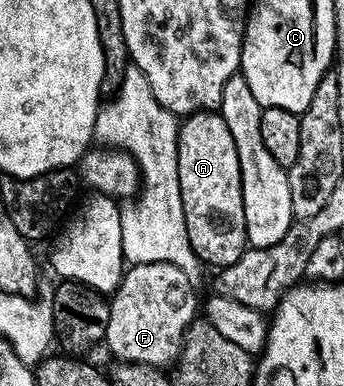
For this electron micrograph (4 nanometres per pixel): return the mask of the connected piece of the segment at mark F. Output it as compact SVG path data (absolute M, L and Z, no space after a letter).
M153 262L130 265L109 300L111 309L105 348L119 362L148 364L150 368L160 370L170 369L178 361L179 352L183 349L183 335L197 316L195 288L193 281L172 264Z

